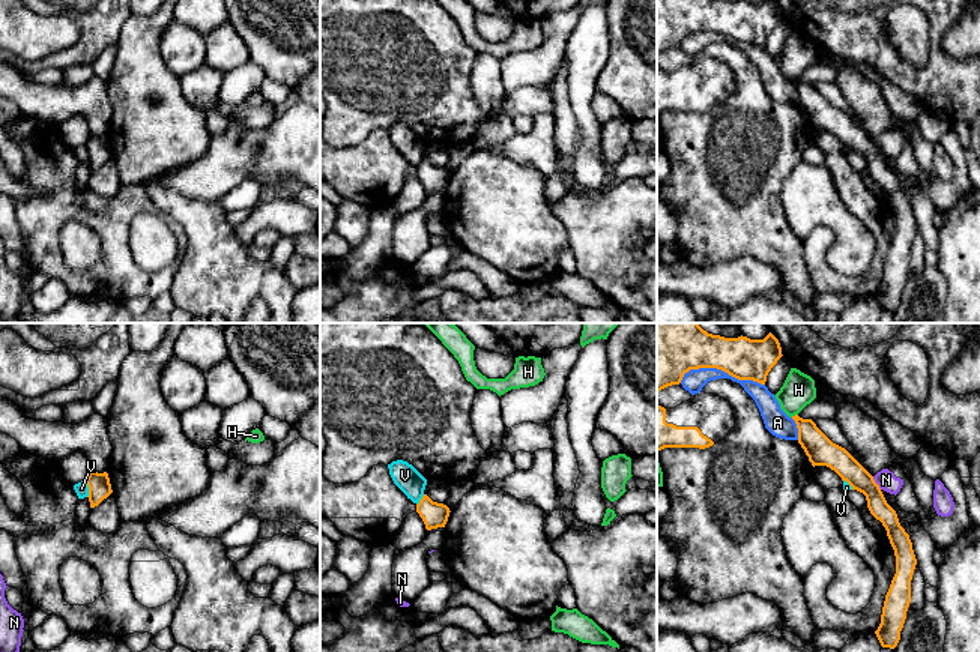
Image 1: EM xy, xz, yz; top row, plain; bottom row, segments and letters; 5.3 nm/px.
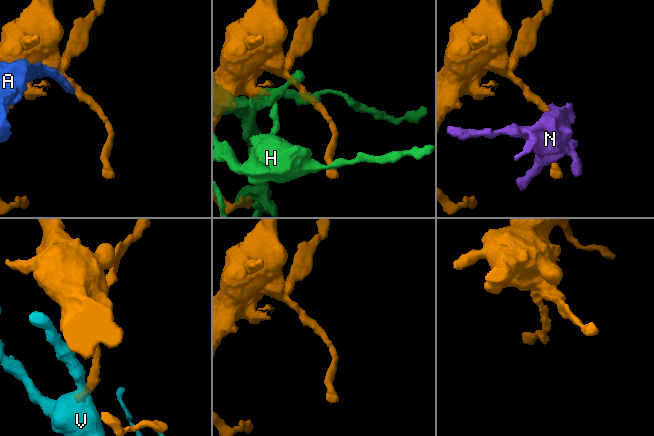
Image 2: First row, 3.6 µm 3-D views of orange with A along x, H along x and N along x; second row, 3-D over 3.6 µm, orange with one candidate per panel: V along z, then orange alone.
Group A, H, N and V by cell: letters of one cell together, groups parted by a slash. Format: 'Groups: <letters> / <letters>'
Groups: A / H / N / V

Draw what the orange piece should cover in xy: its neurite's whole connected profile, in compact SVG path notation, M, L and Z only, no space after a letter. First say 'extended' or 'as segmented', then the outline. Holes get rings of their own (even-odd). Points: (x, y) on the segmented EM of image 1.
as segmented | M90 472L86 484L89 487L89 502L90 508L98 506L104 499L107 499L113 490L110 484L108 473L98 473L98 472Z

